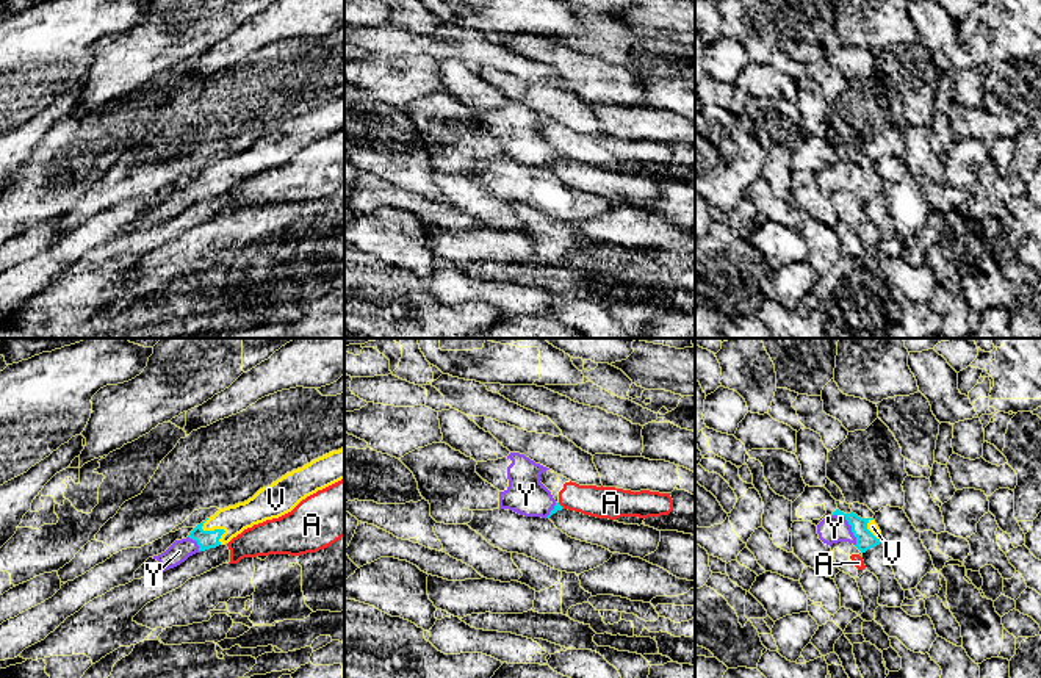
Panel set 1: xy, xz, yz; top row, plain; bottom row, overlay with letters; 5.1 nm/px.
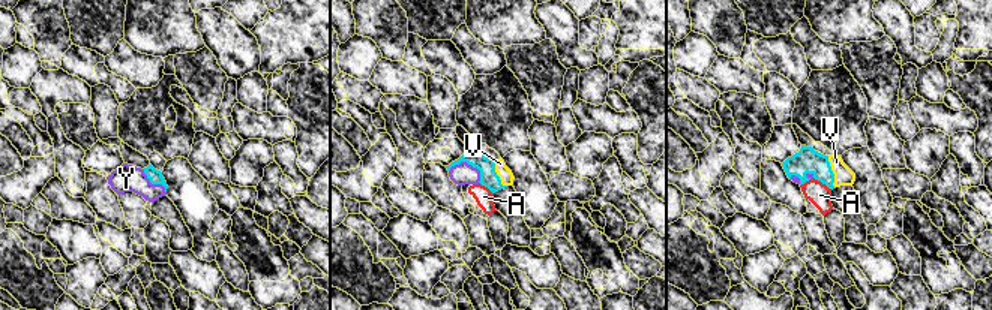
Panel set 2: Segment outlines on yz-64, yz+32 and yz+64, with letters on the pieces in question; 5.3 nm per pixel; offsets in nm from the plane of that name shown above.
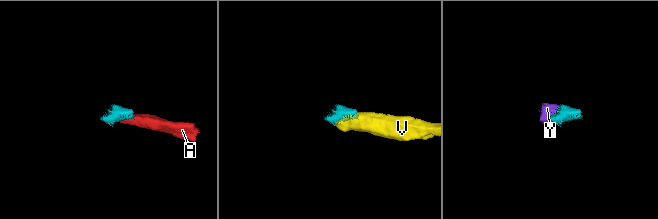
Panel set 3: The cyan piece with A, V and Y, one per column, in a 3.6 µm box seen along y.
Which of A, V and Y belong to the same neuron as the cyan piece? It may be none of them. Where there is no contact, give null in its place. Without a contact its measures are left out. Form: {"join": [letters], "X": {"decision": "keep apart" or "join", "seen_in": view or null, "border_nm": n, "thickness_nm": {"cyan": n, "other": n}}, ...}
{"join": ["V", "Y"], "A": {"decision": "keep apart", "seen_in": "xz", "border_nm": 50, "thickness_nm": {"cyan": 40, "other": 160}}, "V": {"decision": "join", "seen_in": "xy", "border_nm": 150, "thickness_nm": {"cyan": 100, "other": 150}}, "Y": {"decision": "join", "seen_in": "yz", "border_nm": 200, "thickness_nm": {"cyan": 100, "other": 140}}}

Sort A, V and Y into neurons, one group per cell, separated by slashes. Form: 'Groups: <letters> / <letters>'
Groups: A / V Y

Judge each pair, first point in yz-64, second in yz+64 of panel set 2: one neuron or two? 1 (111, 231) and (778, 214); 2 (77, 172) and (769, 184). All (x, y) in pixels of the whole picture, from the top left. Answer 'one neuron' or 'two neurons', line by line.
1: one neuron
2: one neuron

